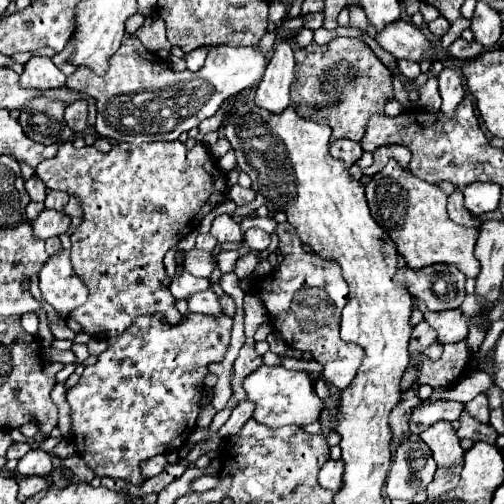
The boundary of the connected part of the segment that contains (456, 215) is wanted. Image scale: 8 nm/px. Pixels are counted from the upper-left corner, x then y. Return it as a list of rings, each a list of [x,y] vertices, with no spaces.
[[[456,190],[454,194],[448,196],[448,216],[456,222],[456,224],[462,224],[462,226],[468,226],[468,228],[480,228],[480,218],[474,218],[470,212],[466,212],[464,204],[462,204],[462,192]]]

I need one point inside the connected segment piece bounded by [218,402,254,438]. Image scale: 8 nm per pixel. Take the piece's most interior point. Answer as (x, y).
(242, 413)

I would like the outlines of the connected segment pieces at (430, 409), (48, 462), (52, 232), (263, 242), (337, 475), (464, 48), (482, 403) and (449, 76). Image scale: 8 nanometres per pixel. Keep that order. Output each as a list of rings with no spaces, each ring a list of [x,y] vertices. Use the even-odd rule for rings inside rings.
[[[424,400],[418,404],[418,408],[414,408],[414,412],[410,414],[410,434],[422,434],[426,428],[430,428],[432,424],[446,420],[446,422],[454,422],[458,420],[460,412],[462,412],[464,404],[460,402],[450,402],[450,400]]]
[[[30,450],[16,470],[22,476],[46,476],[52,470],[52,456],[42,450]]]
[[[44,208],[36,220],[30,222],[32,230],[38,238],[46,240],[50,236],[60,236],[70,228],[70,216],[66,216],[64,212],[54,212]]]
[[[248,228],[248,230],[244,232],[244,242],[246,242],[252,250],[262,252],[262,250],[266,250],[266,248],[270,246],[270,234],[266,234],[266,232],[260,230],[260,228]]]
[[[328,460],[322,466],[322,470],[320,470],[318,482],[322,484],[322,488],[326,488],[326,490],[336,494],[342,488],[342,476],[344,476],[344,464],[342,464],[342,460],[338,460],[338,462]]]
[[[458,38],[448,49],[451,56],[459,60],[478,58],[482,54],[484,46],[476,41],[468,42],[464,38]]]
[[[478,394],[474,400],[470,400],[466,404],[466,410],[470,416],[474,416],[476,420],[488,422],[490,418],[490,406],[488,406],[488,396],[486,394]]]
[[[444,68],[438,74],[440,80],[440,96],[442,96],[442,112],[446,116],[454,116],[456,106],[462,102],[464,98],[464,82],[462,76],[454,70],[454,68]]]

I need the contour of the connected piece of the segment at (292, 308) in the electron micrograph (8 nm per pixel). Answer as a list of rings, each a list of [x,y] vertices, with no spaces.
[[[298,242],[284,254],[282,264],[260,282],[256,294],[268,308],[272,328],[282,334],[286,344],[294,350],[314,352],[314,360],[324,366],[322,376],[336,388],[348,388],[364,352],[356,344],[344,342],[338,332],[340,312],[348,300],[348,288],[338,272],[338,264],[330,264],[316,252],[306,252]]]

